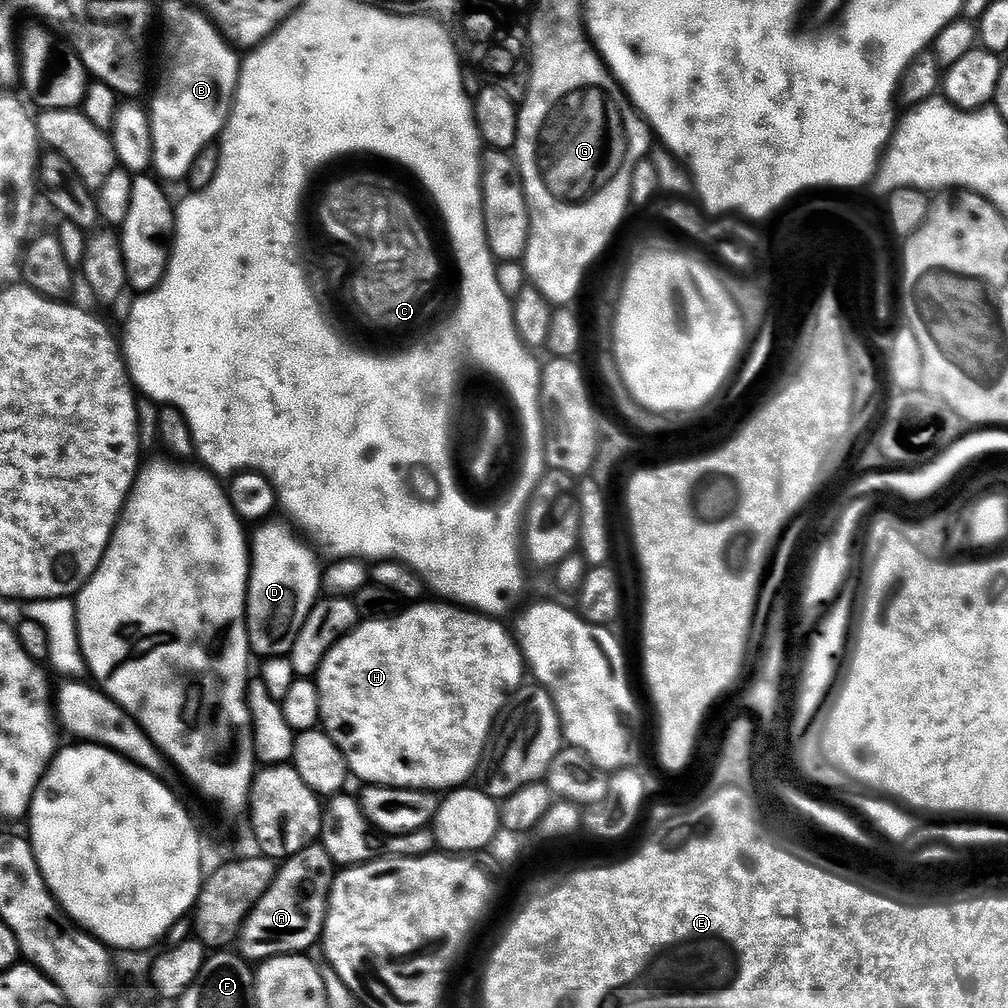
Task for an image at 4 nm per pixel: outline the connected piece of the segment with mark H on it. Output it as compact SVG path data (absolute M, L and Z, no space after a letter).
M416 602L405 607L391 620L365 620L357 624L356 629L338 646L334 646L326 654L319 672L314 679L320 695L320 724L328 737L342 750L348 763L348 771L365 785L380 784L384 788L419 788L421 790L455 790L467 785L468 780L477 775L480 759L484 756L484 748L488 744L488 735L494 731L498 717L503 713L510 697L525 683L526 661L520 645L513 633L503 628L499 619L473 612L451 602L435 602L424 604Z

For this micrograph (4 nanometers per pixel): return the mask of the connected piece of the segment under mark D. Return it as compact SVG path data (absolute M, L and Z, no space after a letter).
M266 522L250 540L250 567L247 592L249 651L259 659L288 656L294 642L322 594L323 571L317 553L302 544L284 526Z

